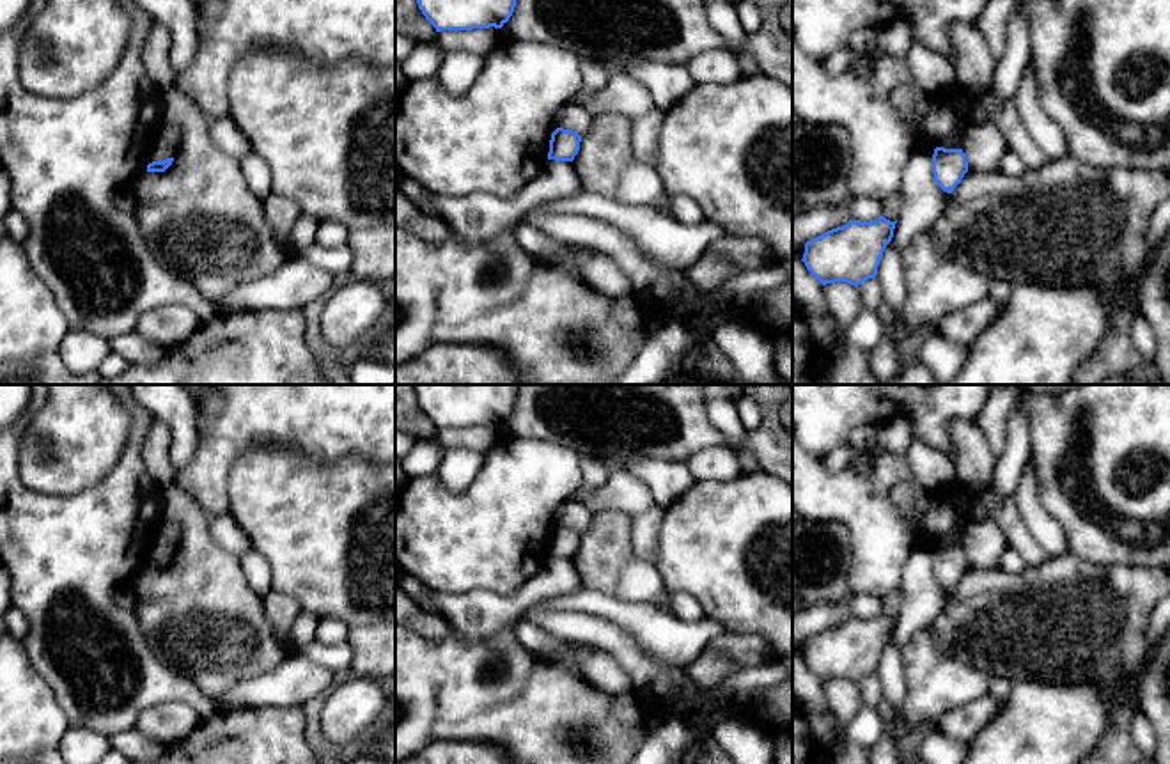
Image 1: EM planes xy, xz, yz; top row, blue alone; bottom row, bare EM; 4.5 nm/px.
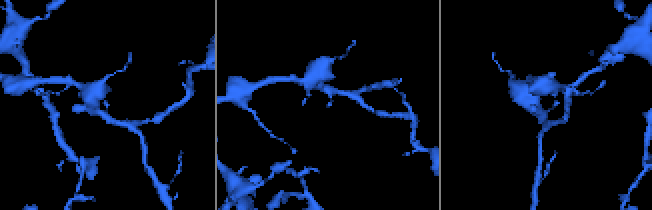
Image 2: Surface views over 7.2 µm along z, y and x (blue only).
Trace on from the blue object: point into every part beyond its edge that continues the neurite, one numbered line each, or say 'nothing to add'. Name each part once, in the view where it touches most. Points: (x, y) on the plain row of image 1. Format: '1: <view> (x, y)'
nothing to add

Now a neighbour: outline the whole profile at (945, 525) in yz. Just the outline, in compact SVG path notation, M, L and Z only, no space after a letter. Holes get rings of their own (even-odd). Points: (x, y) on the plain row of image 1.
M938 496L932 509L925 514L925 528L929 537L936 544L961 546L964 542L968 526L968 516L959 512L948 498Z

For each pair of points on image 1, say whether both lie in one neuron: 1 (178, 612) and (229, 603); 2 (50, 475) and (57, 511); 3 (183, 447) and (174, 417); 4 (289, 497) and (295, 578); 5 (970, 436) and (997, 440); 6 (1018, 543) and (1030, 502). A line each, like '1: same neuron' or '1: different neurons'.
1: same neuron
2: different neurons
3: same neuron
4: same neuron
5: different neurons
6: different neurons

